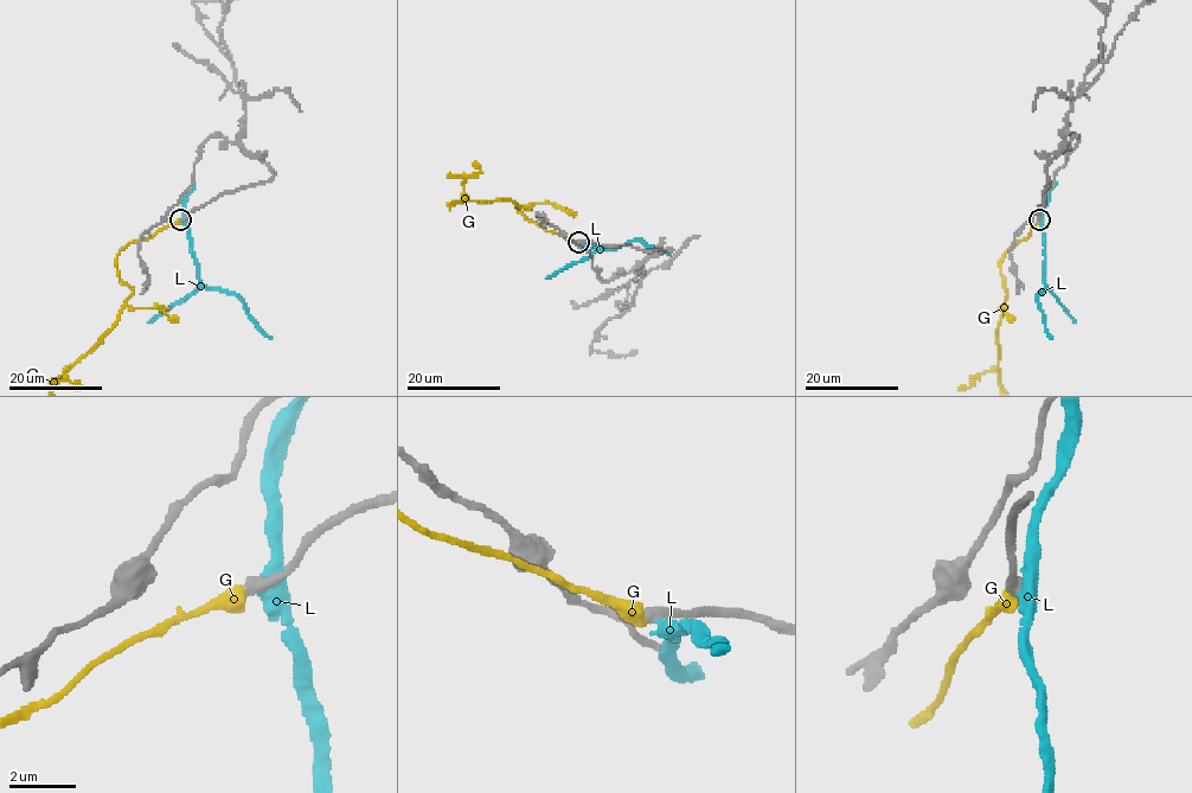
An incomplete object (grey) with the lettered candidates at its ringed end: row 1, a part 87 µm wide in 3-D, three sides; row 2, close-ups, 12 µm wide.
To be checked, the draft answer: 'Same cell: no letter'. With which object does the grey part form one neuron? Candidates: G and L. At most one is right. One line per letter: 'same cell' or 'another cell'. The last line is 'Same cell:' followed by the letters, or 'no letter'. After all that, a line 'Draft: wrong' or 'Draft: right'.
G: another cell
L: another cell
Same cell: no letter
Draft: right

